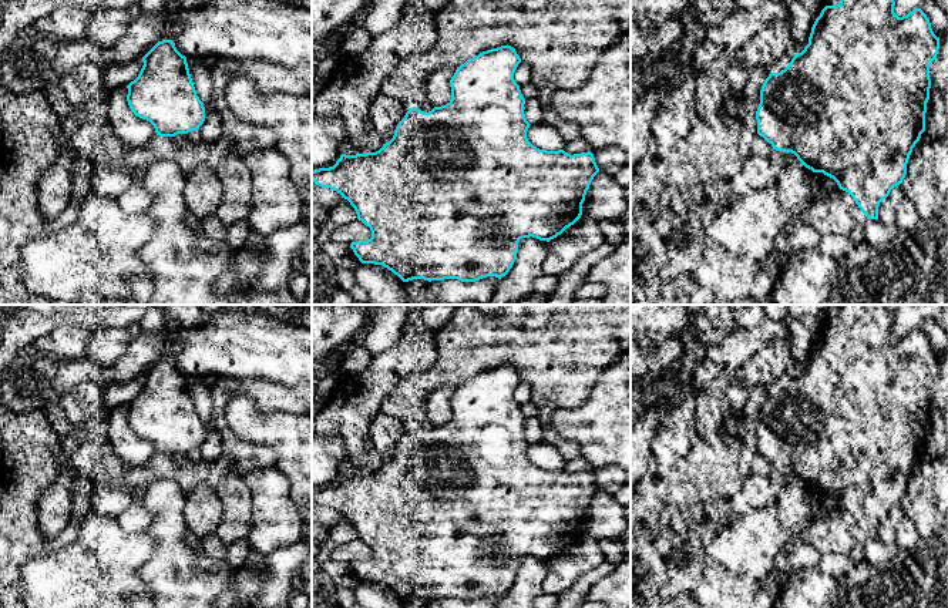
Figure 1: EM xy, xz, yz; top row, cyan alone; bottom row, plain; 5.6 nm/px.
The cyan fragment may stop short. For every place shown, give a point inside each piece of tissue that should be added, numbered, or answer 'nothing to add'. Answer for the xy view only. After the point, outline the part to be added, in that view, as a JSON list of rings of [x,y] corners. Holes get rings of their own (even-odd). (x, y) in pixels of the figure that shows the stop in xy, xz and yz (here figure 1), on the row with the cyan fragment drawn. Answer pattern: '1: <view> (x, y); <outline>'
nothing to add

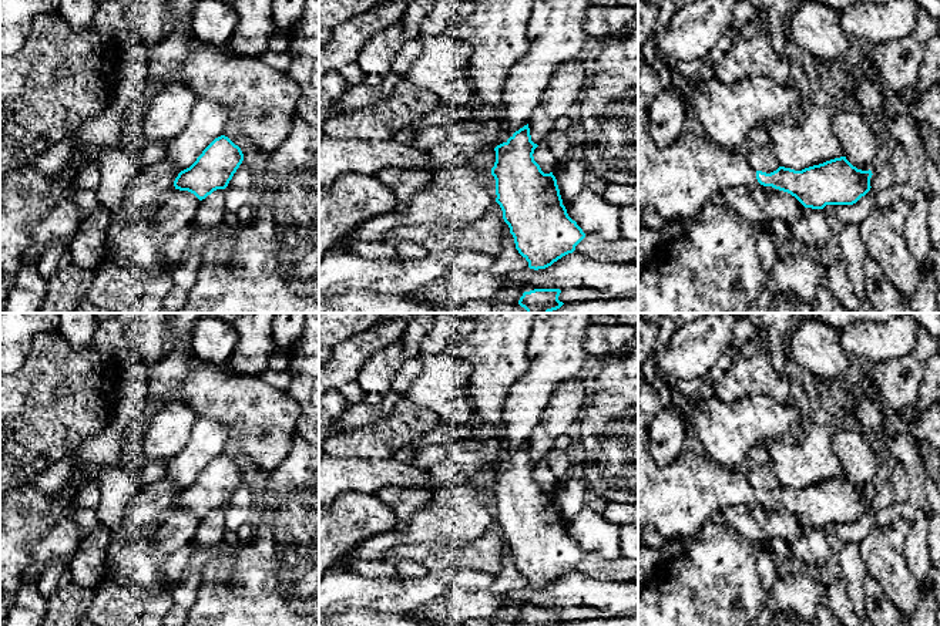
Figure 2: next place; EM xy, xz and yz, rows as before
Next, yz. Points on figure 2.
1: yz (678, 181); [[[638,111],[638,219],[647,206],[654,206],[667,222],[686,223],[699,215],[702,206],[715,193],[728,188],[755,188],[756,185],[759,185],[756,171],[741,151],[731,151],[715,144],[691,125],[672,145],[659,149],[649,134],[648,112]]]

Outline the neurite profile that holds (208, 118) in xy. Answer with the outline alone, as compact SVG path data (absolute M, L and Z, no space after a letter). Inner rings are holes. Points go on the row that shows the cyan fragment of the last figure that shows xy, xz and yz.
M197 98L189 124L178 138L168 142L165 159L169 159L179 171L189 168L202 151L222 135L229 120L231 115L224 105Z

